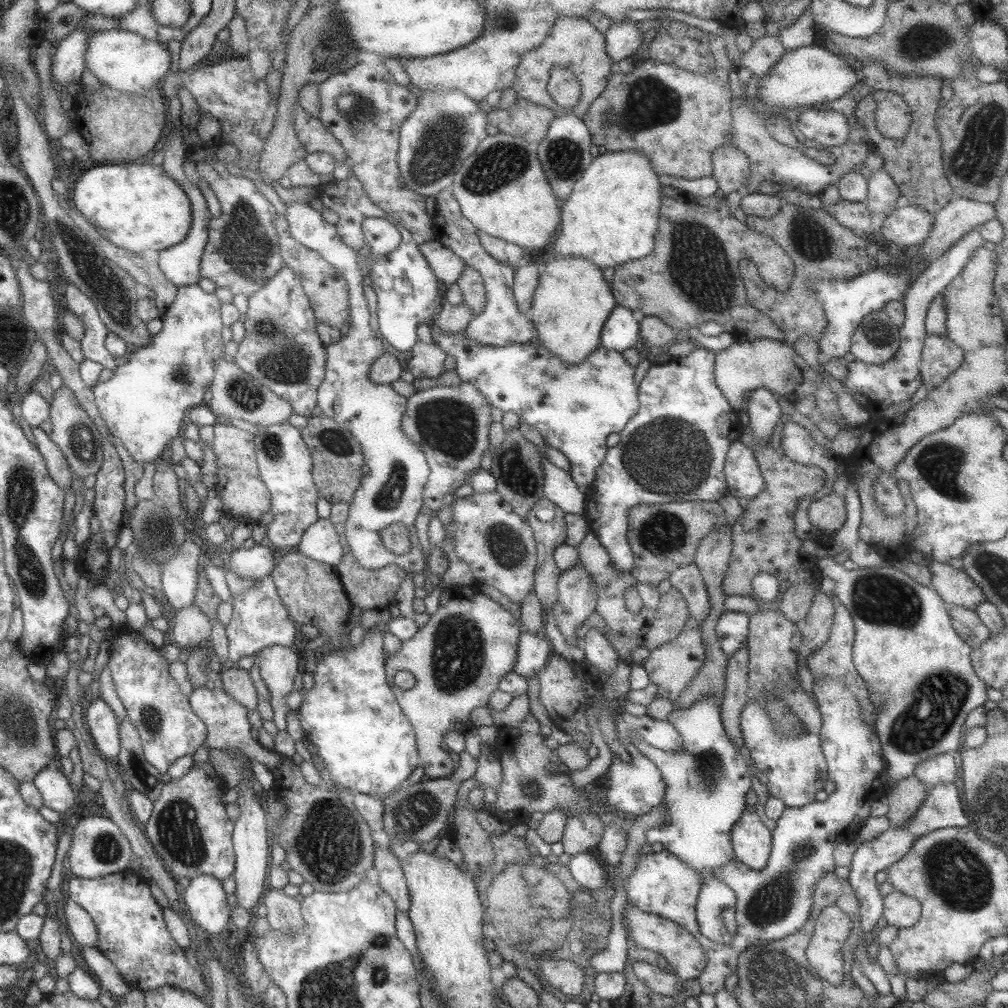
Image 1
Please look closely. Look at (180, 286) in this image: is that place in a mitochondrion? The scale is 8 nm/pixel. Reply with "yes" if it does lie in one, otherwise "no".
no

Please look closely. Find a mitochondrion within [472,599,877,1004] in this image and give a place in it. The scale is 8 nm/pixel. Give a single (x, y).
(773, 902)

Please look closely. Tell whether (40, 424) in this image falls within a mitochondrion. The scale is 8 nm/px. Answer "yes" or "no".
no

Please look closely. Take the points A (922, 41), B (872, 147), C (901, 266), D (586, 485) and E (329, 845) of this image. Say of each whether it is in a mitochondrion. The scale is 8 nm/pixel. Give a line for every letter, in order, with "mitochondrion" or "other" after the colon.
A: mitochondrion
B: other
C: other
D: other
E: mitochondrion

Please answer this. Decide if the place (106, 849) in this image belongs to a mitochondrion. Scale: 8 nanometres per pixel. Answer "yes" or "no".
yes

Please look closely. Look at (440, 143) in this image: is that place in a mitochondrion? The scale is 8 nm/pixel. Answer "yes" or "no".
yes

